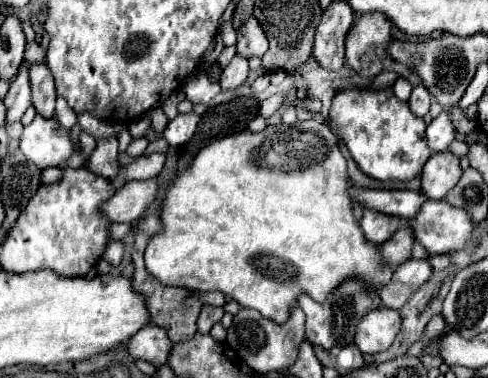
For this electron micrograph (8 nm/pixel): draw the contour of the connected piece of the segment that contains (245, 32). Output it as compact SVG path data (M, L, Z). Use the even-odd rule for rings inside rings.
M249 17L241 29L237 31L237 53L245 59L253 57L253 55L259 55L263 57L265 51L269 49L269 43L267 43L267 37L265 37L265 31L263 27L259 25L257 19Z

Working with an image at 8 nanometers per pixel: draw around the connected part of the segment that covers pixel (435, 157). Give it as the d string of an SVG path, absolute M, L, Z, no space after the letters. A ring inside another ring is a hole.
M449 151L433 153L421 173L421 191L429 199L443 199L447 191L451 191L457 185L461 173L463 169L459 165L459 157L455 157Z

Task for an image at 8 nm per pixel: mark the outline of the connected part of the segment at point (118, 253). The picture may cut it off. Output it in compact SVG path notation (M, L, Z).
M109 241L101 259L105 259L111 267L117 267L121 263L121 257L123 257L123 243L121 241Z

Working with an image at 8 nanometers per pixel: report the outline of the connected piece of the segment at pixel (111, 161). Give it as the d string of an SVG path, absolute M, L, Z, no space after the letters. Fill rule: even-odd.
M107 137L97 141L97 149L89 157L87 169L105 179L117 175L117 171L121 169L121 165L117 163L117 137Z

